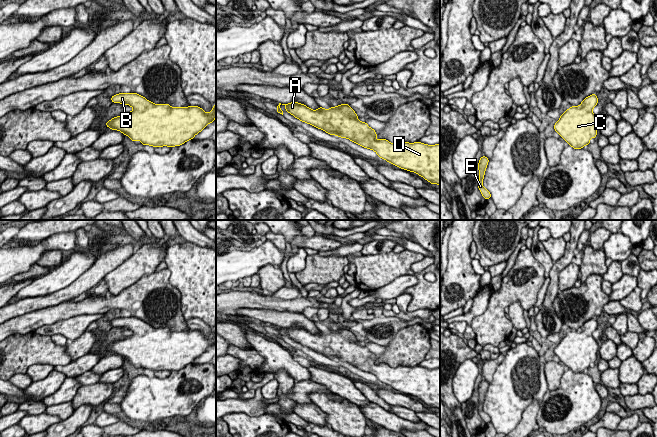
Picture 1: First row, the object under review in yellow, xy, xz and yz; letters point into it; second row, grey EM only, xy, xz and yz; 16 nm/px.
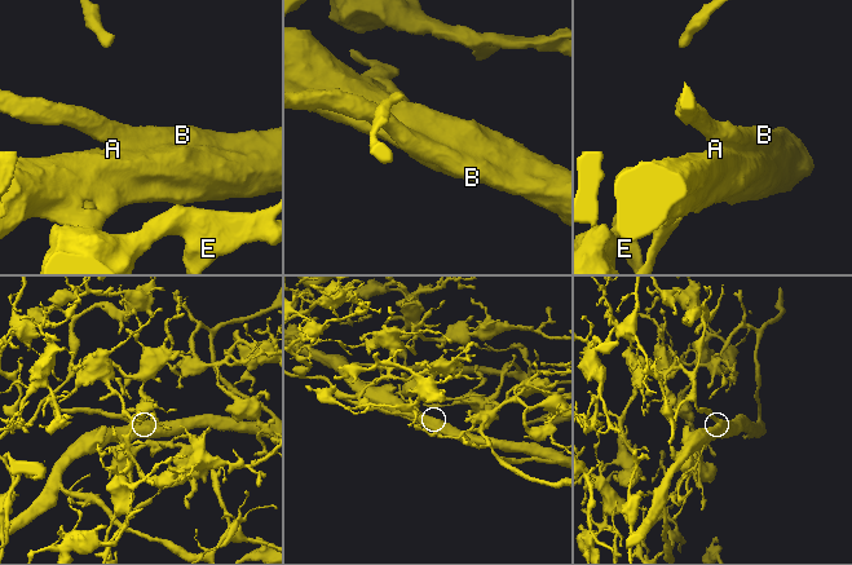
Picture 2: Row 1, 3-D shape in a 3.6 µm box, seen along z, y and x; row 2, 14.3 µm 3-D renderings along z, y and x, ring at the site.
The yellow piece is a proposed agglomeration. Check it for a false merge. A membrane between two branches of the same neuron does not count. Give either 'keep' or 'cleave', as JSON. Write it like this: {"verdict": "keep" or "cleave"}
{"verdict": "keep"}

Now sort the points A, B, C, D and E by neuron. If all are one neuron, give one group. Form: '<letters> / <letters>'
A B C D E

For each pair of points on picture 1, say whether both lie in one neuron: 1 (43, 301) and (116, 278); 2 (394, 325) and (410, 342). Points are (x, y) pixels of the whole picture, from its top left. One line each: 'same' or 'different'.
1: different
2: different

